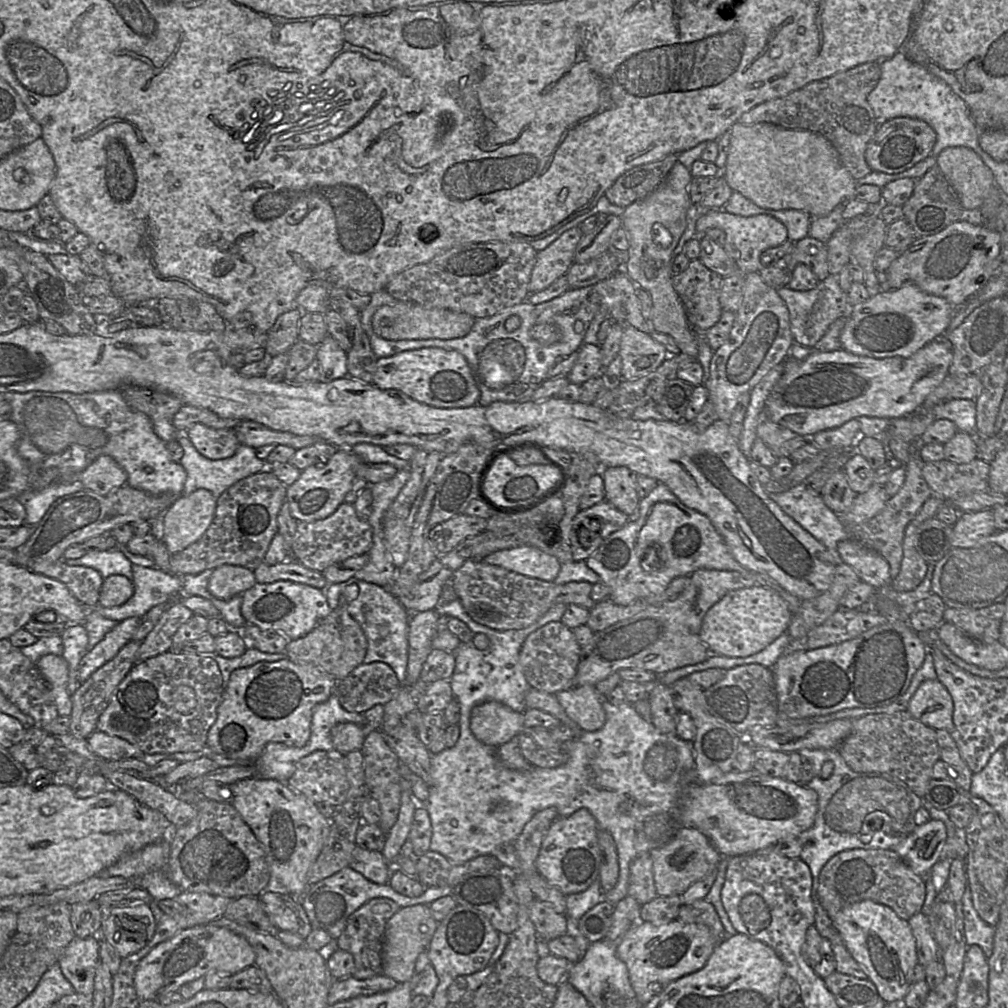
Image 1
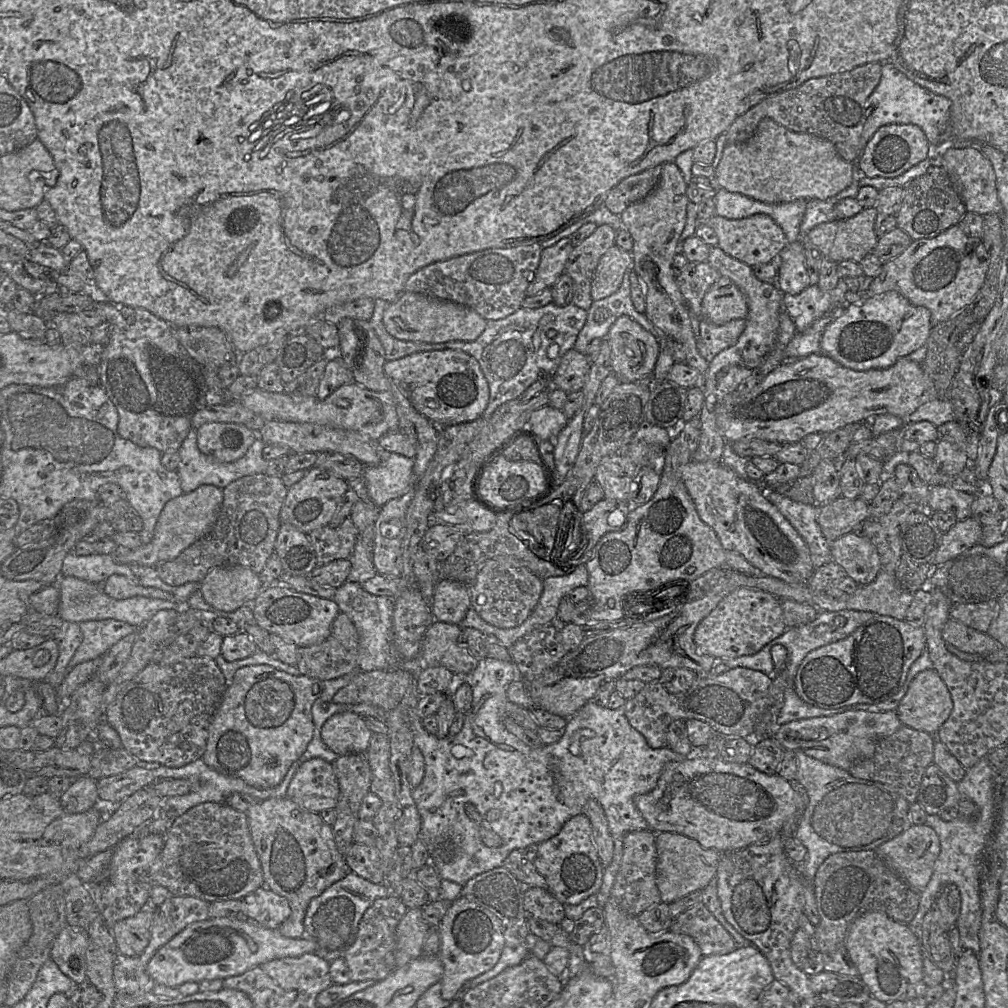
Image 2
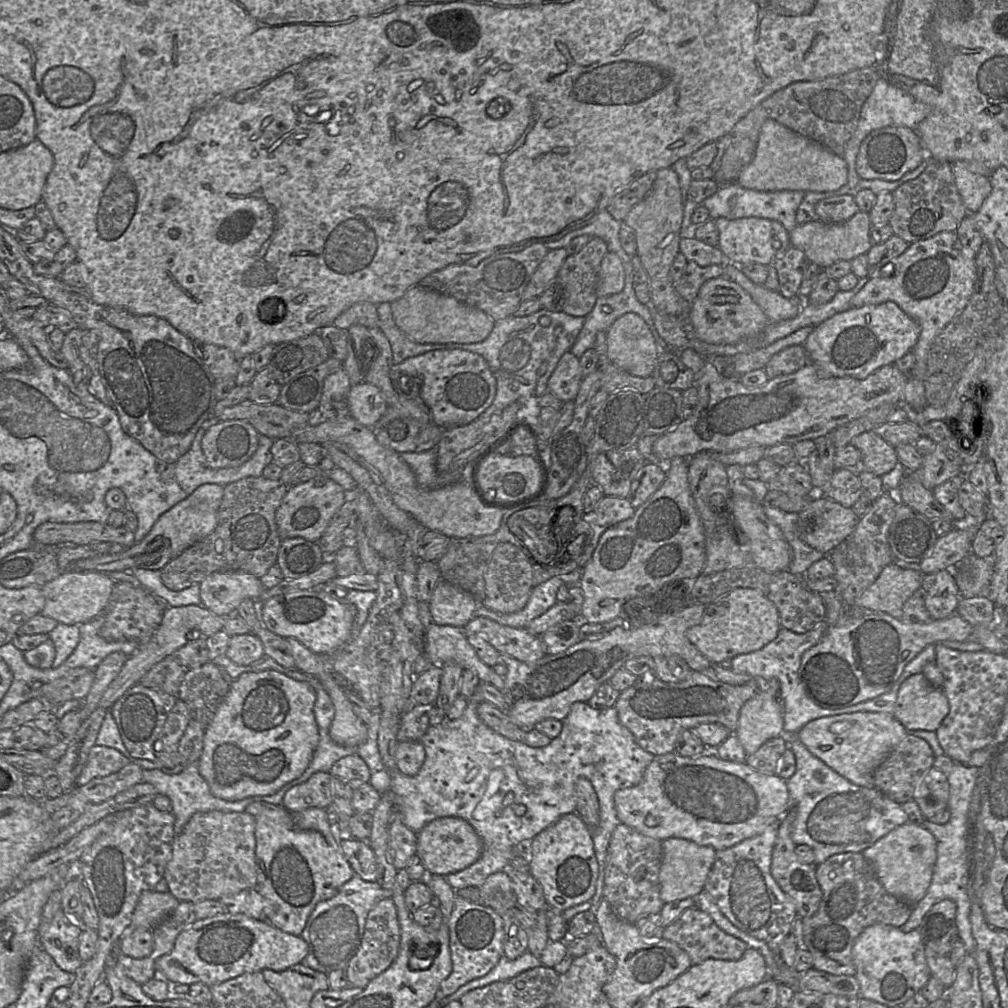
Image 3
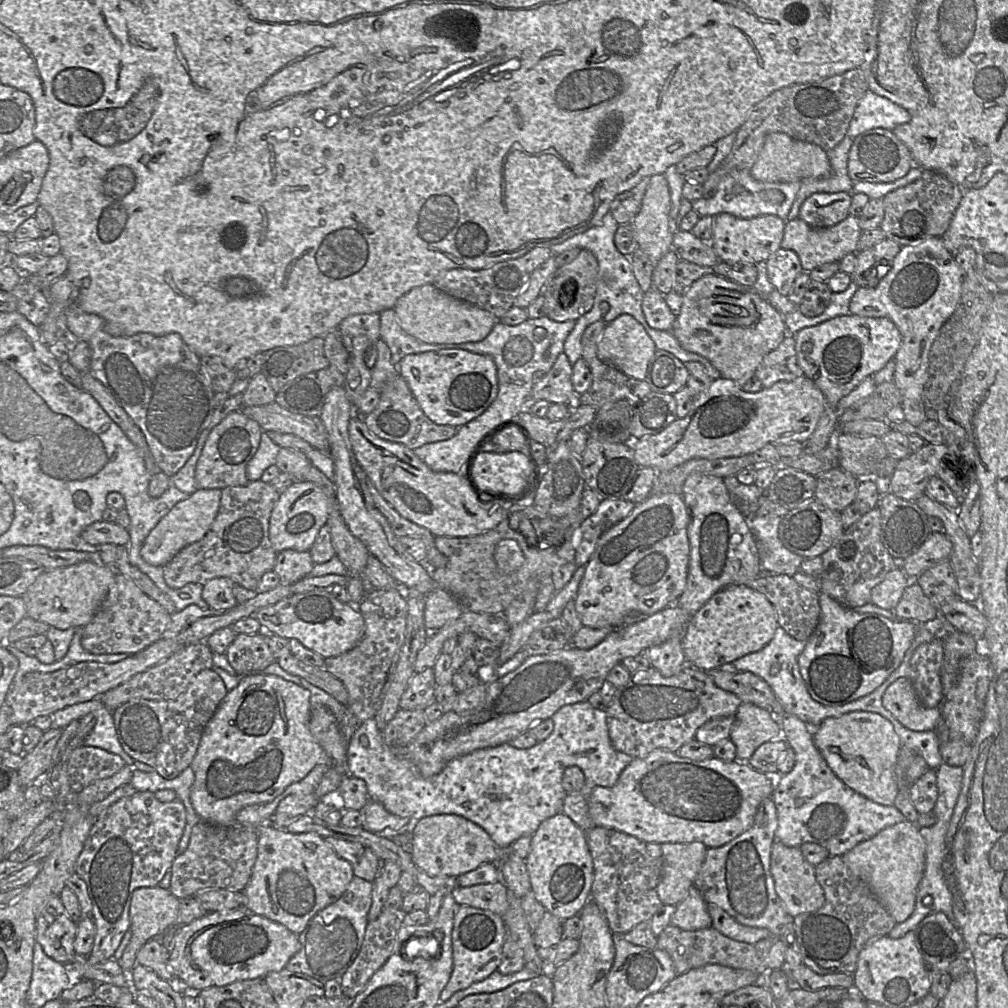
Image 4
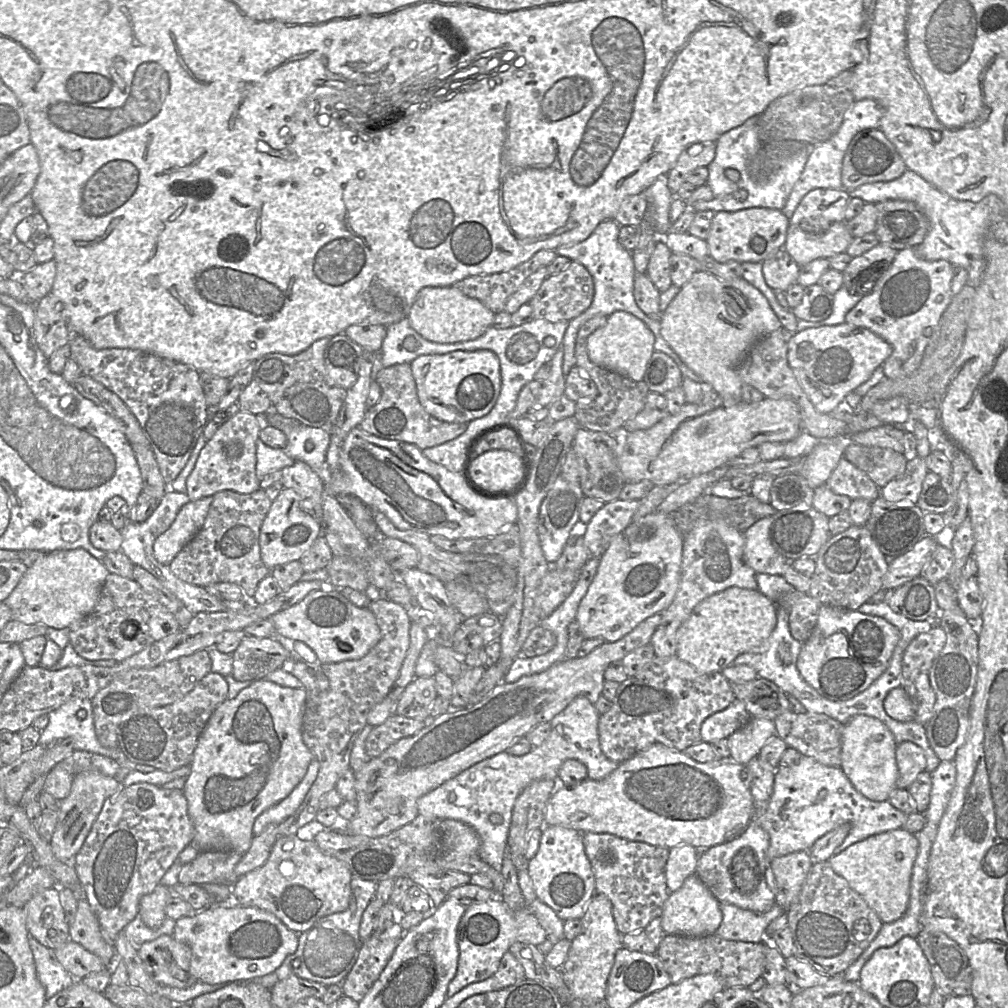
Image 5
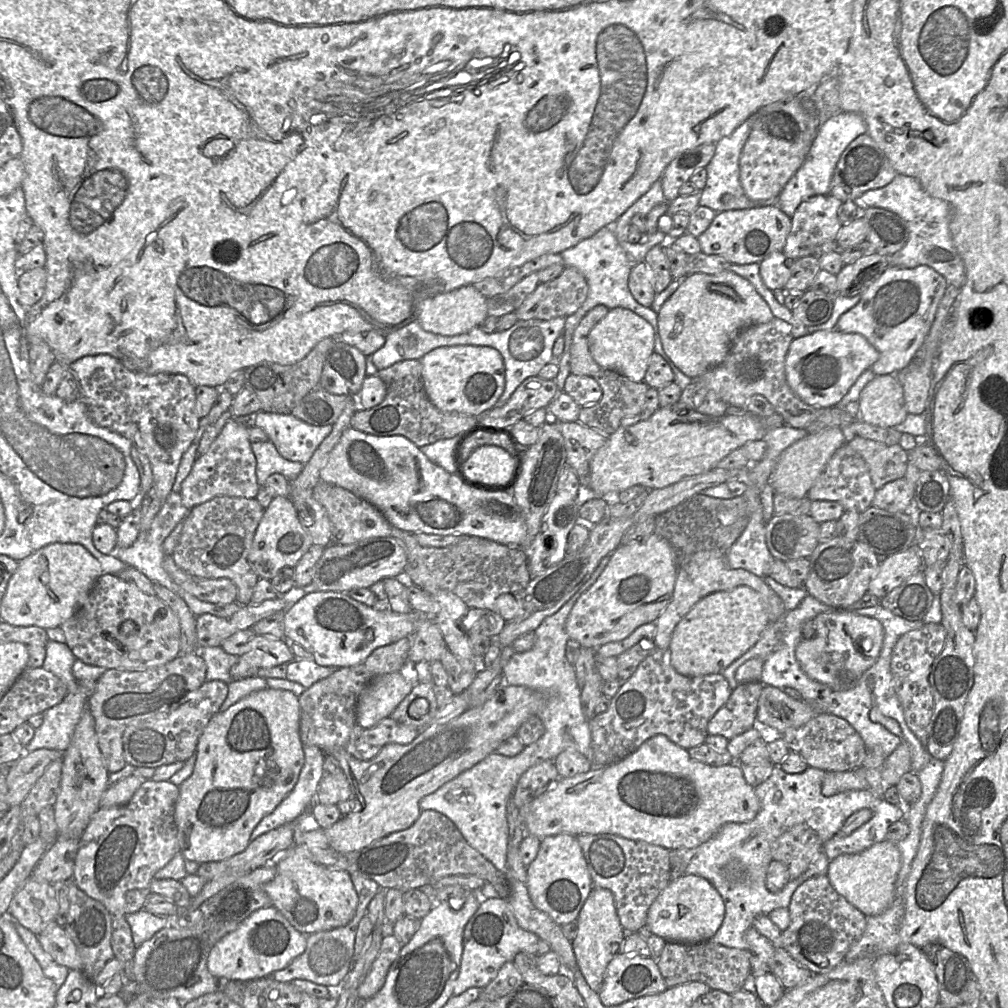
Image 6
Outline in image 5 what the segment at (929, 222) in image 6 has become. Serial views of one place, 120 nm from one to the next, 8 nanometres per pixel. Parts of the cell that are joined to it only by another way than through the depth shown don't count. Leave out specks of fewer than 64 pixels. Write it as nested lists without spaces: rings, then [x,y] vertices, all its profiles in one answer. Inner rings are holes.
[[[908,169],[899,178],[863,184],[849,193],[851,197],[860,198],[865,203],[899,199],[917,204],[928,217],[930,229],[923,242],[914,248],[916,254],[925,260],[946,260],[953,268],[964,268],[968,272],[967,284],[975,288],[981,283],[986,268],[984,238],[994,222],[994,216],[1004,212],[1004,206],[998,196],[990,194],[979,202],[953,199]]]

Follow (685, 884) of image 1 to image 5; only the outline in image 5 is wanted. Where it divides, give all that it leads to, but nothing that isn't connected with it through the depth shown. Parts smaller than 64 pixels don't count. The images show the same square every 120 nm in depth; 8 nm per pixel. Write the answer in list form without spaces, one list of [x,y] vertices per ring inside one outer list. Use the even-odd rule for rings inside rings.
[[[690,845],[669,849],[665,867],[666,885],[669,893],[678,890],[684,880],[696,872],[700,850]]]

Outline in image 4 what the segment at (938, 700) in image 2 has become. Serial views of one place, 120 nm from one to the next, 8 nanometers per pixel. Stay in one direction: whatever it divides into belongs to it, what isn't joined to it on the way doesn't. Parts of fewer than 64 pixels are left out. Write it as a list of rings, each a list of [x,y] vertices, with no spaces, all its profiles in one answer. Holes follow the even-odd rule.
[[[900,677],[888,687],[882,703],[902,725],[913,731],[935,731],[942,722],[941,706],[923,706],[908,677]]]

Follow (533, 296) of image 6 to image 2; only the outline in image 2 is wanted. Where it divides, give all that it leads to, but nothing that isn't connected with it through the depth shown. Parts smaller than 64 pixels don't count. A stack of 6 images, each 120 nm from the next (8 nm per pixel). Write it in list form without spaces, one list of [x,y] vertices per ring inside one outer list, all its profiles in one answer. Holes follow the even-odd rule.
[[[610,225],[597,226],[595,231],[575,246],[566,262],[565,273],[574,282],[572,303],[589,310],[593,299],[591,283],[600,258],[615,244],[617,231]]]

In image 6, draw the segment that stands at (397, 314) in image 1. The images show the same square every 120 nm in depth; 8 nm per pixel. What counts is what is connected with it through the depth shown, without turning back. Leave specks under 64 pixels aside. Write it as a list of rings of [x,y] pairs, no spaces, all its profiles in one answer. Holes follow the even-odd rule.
[[[466,285],[421,301],[418,306],[417,322],[427,332],[455,336],[479,327],[487,316],[487,298],[474,285]]]

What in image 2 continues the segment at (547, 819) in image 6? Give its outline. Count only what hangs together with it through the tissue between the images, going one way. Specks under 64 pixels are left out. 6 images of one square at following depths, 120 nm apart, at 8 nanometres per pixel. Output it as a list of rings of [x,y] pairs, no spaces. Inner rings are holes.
[[[695,751],[689,756],[684,758],[681,761],[674,761],[667,764],[664,768],[662,774],[659,777],[656,787],[643,795],[639,795],[635,798],[635,805],[643,818],[646,820],[648,824],[649,830],[654,833],[660,832],[670,832],[684,835],[686,837],[692,838],[696,840],[703,848],[705,849],[713,849],[717,852],[726,852],[732,850],[740,850],[746,848],[753,844],[764,843],[770,840],[777,834],[780,834],[781,829],[785,822],[796,812],[800,811],[802,807],[802,799],[795,792],[791,783],[778,776],[767,775],[763,772],[758,771],[757,769],[751,767],[748,763],[746,764],[736,764],[736,763],[727,763],[722,761],[719,758],[709,759],[699,757],[694,755]]]

